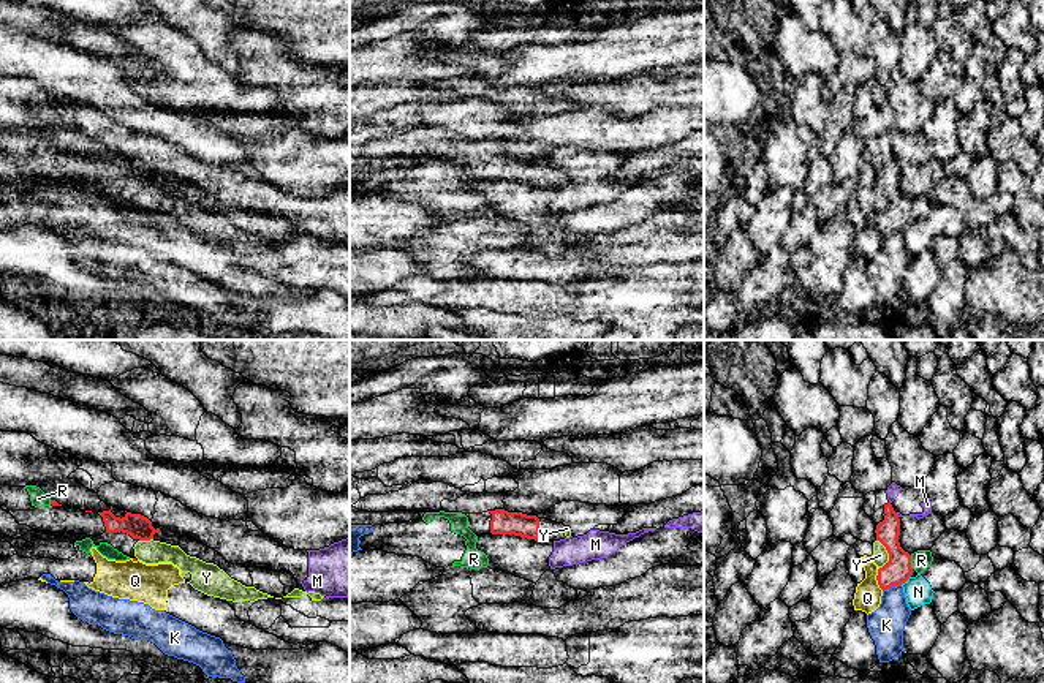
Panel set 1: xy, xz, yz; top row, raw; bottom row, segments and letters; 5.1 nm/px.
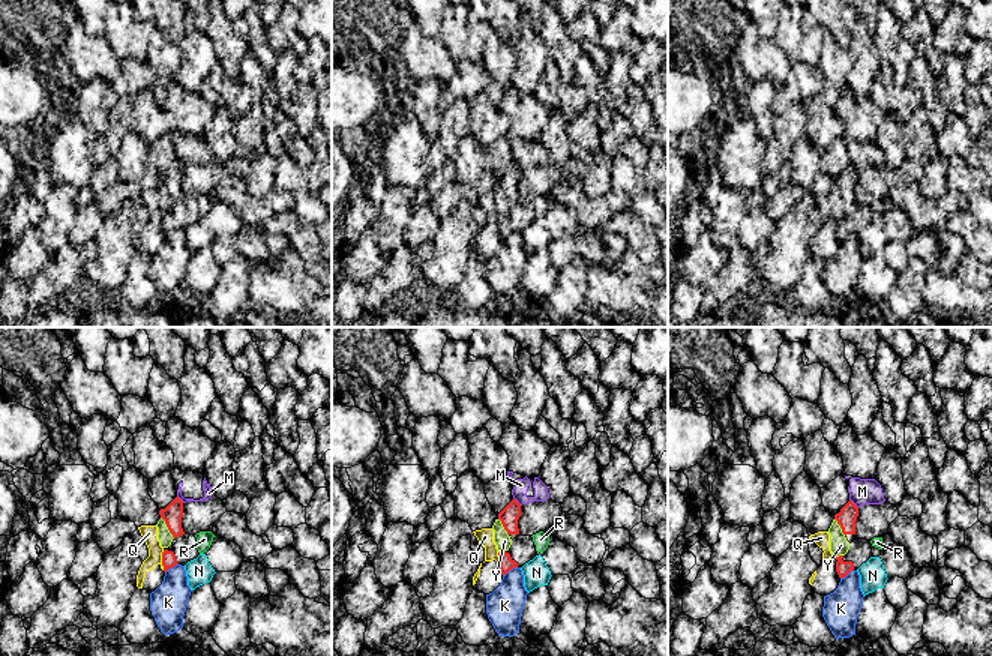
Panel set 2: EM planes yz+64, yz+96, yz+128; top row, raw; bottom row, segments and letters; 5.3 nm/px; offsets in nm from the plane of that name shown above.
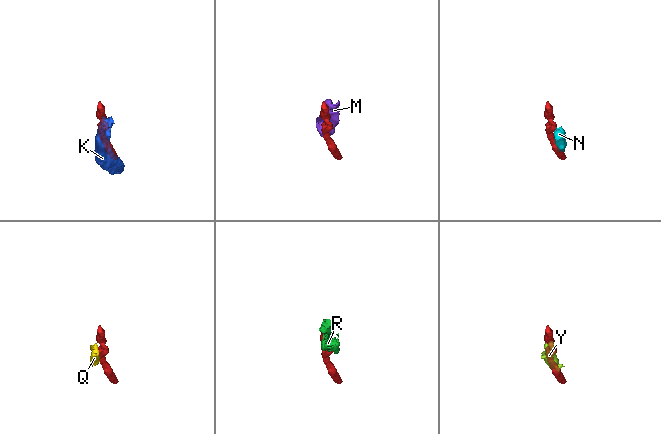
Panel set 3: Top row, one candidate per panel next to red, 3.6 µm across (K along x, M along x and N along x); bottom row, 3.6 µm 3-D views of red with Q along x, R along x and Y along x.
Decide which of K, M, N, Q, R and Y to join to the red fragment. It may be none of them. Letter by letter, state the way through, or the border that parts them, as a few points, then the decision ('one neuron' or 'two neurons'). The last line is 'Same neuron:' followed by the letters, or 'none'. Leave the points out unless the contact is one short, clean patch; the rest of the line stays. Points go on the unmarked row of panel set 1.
K: two neurons
M: border along yz (896, 158), (899, 162); two neurons
N: two neurons
Q: border along yz (877, 215), (877, 230), (883, 236); two neurons
R: two neurons
Y: one neuron
Same neuron: Y

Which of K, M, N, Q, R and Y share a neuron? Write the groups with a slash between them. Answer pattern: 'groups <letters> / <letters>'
groups K / M / N R / Q / Y

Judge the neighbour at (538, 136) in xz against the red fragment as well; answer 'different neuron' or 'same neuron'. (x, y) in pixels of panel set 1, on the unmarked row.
different neuron

